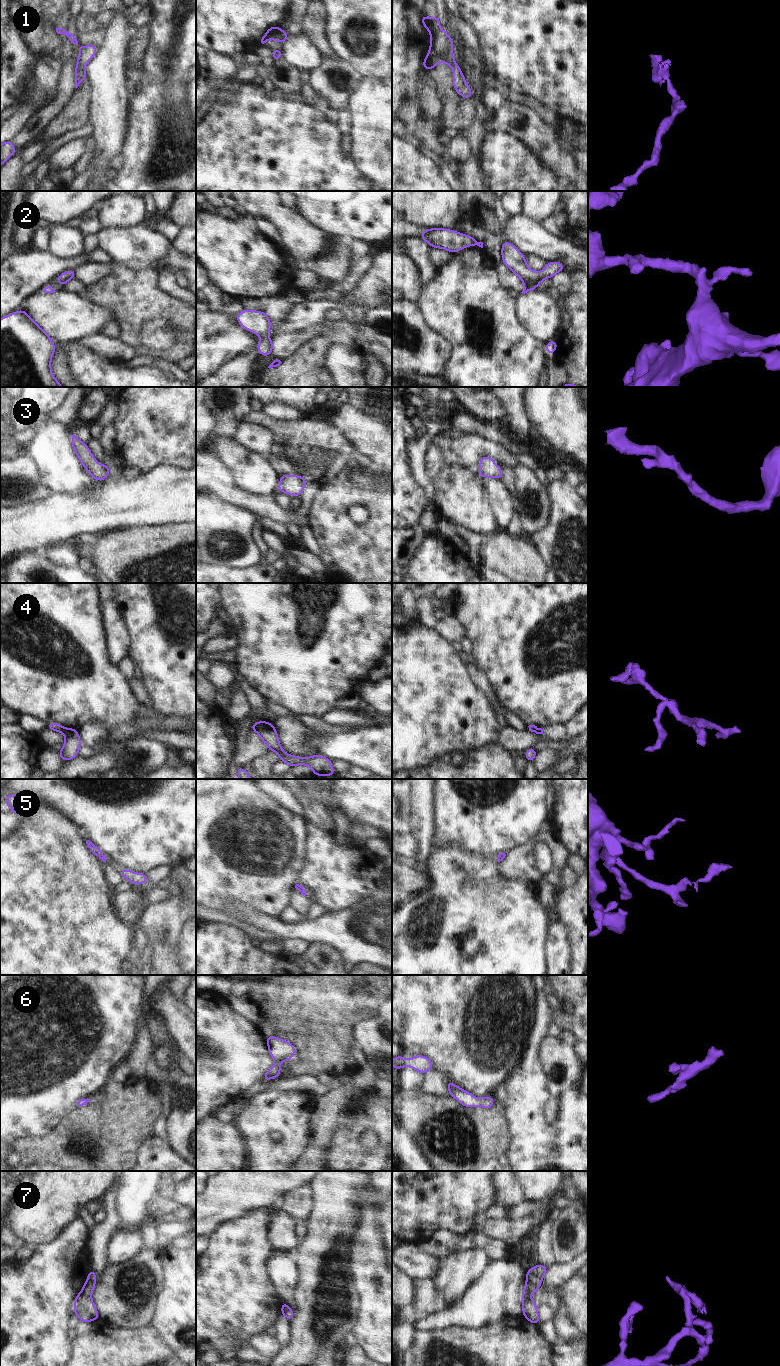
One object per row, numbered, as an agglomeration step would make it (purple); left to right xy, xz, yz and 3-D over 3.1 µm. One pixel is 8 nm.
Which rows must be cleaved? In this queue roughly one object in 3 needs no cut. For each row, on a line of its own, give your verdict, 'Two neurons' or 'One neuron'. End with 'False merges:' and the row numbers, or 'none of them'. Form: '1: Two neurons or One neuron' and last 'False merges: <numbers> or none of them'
1: One neuron
2: One neuron
3: One neuron
4: Two neurons
5: One neuron
6: One neuron
7: Two neurons
False merges: 4, 7

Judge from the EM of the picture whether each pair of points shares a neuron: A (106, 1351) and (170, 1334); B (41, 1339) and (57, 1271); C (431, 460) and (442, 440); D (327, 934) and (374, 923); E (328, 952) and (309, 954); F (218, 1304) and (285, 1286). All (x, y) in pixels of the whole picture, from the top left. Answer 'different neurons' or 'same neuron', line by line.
A: different neurons
B: same neuron
C: different neurons
D: same neuron
E: same neuron
F: different neurons

